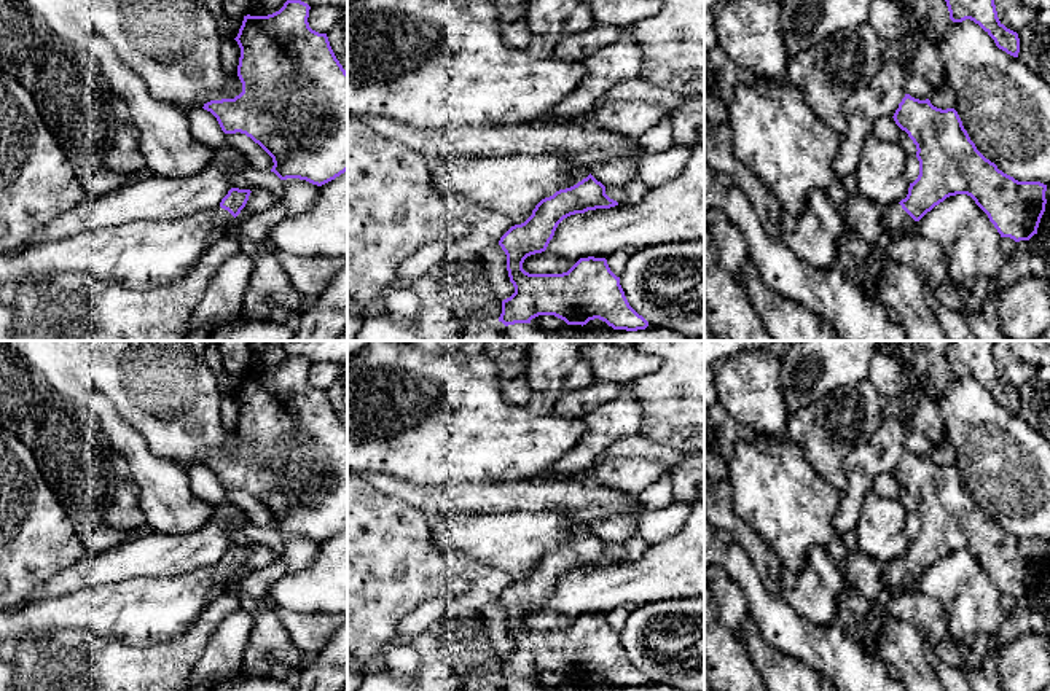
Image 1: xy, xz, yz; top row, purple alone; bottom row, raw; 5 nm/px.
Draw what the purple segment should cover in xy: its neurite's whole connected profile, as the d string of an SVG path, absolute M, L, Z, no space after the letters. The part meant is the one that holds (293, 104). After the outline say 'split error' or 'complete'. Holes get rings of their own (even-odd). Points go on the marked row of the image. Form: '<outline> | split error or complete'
M287 0L284 6L268 16L244 16L237 37L241 48L237 76L242 92L234 99L210 100L204 110L210 111L225 134L245 134L271 158L272 169L280 180L300 178L322 186L347 170L347 72L336 59L327 33L309 27L311 6L301 0Z | complete

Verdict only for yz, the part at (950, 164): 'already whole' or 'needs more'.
needs more

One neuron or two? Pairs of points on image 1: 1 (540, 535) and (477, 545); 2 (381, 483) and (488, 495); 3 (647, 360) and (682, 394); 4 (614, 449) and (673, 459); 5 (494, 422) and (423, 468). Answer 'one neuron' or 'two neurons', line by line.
1: one neuron
2: one neuron
3: two neurons
4: one neuron
5: one neuron

